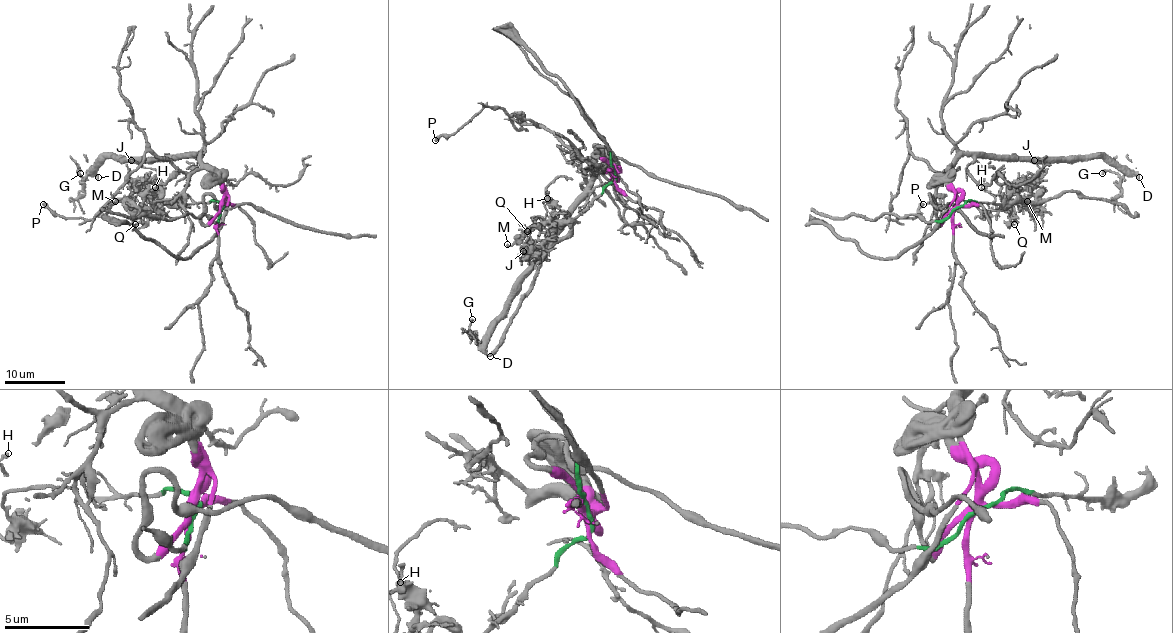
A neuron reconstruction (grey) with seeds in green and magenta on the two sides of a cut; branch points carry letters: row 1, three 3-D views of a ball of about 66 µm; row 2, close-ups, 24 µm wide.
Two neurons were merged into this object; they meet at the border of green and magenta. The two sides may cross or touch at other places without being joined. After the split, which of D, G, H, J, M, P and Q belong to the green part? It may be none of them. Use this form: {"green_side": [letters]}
{"green_side": ["H", "M", "Q"]}

